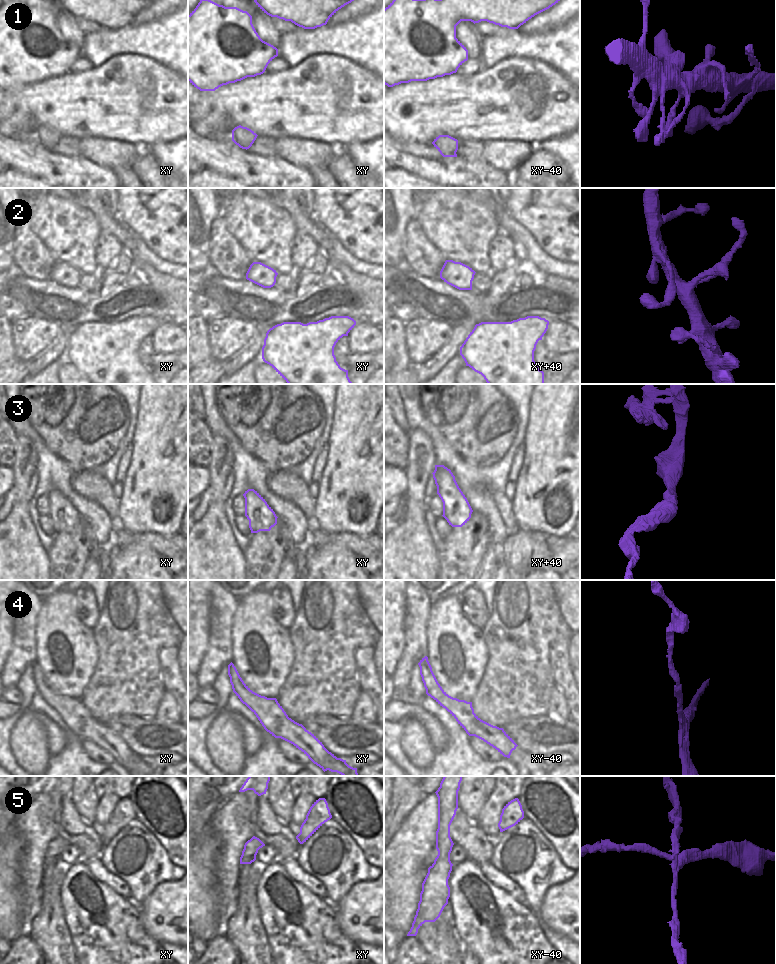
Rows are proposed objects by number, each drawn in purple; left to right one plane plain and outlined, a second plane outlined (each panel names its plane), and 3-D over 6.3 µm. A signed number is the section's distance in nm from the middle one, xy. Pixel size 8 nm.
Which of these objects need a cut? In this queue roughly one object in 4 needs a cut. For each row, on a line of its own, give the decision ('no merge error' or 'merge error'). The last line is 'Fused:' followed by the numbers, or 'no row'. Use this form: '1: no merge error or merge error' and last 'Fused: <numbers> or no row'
1: no merge error
2: no merge error
3: no merge error
4: no merge error
5: merge error
Fused: 5

